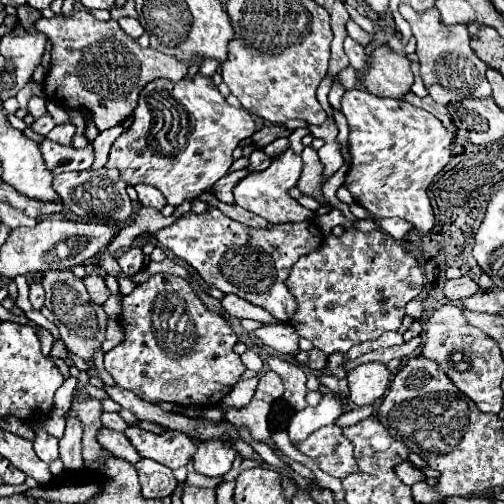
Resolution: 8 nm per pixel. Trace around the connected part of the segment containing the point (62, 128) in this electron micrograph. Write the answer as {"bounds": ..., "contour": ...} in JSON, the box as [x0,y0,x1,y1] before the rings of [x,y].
{"bounds":[46,122,76,146],"contour":[[[68,122],[68,124],[54,126],[54,128],[48,132],[48,136],[46,136],[46,138],[50,138],[50,140],[52,140],[52,142],[56,142],[56,144],[66,144],[66,146],[70,146],[74,132],[76,132],[76,126]]]}

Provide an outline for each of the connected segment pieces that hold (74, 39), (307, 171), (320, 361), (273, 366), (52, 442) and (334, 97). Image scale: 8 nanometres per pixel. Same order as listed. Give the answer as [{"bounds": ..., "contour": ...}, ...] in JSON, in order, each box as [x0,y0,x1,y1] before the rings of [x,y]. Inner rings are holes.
[{"bounds":[36,8,188,130],"contour":[[[78,8],[72,16],[40,18],[36,30],[46,34],[52,42],[52,64],[42,86],[48,100],[64,110],[90,110],[98,130],[108,130],[132,116],[140,90],[154,78],[168,78],[172,82],[186,76],[188,66],[178,58],[168,58],[154,48],[140,48],[116,20],[100,22],[86,8]]]},{"bounds":[296,146,328,204],"contour":[[[306,146],[304,152],[302,152],[302,160],[304,160],[304,168],[302,168],[300,180],[296,184],[298,190],[306,196],[316,198],[322,204],[328,204],[328,200],[322,194],[322,182],[324,182],[322,170],[324,170],[324,166],[322,166],[316,150],[312,146]]]},{"bounds":[296,348,328,370],"contour":[[[312,348],[310,352],[298,352],[296,354],[296,360],[306,366],[306,368],[312,368],[312,370],[324,370],[328,366],[328,356],[324,356],[324,352]]]},{"bounds":[268,356,308,410],"contour":[[[270,356],[268,358],[268,366],[270,366],[270,370],[272,372],[276,372],[280,378],[282,378],[282,382],[284,382],[284,400],[288,402],[288,404],[292,404],[296,410],[302,410],[304,406],[308,406],[306,404],[306,392],[308,392],[308,388],[306,388],[306,374],[304,374],[304,370],[300,368],[300,366],[296,366],[296,364],[290,364],[290,362],[286,362],[286,360],[280,360],[280,358],[276,358],[276,356]]]},{"bounds":[32,424,58,462],"contour":[[[34,424],[34,432],[36,432],[36,436],[34,436],[32,444],[34,444],[36,456],[44,462],[56,460],[58,458],[58,440],[54,436],[50,436],[44,428],[36,426],[36,424]]]},{"bounds":[328,78,346,108],"contour":[[[335,78],[328,94],[328,101],[332,108],[341,108],[340,101],[345,92],[346,90],[344,89],[344,87],[341,85],[338,79]]]}]

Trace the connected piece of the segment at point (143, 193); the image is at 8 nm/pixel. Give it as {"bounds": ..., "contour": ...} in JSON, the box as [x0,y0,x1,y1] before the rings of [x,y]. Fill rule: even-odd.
{"bounds":[134,184,166,210],"contour":[[[138,184],[134,186],[136,192],[138,192],[138,198],[142,202],[142,206],[152,206],[152,208],[158,208],[162,210],[166,206],[166,198],[154,188],[154,186],[148,186],[148,184]]]}

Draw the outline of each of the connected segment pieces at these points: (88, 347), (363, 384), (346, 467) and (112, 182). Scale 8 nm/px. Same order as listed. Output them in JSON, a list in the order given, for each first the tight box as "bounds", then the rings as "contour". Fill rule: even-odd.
[{"bounds":[42,270,108,366],"contour":[[[48,270],[42,276],[42,286],[46,290],[44,306],[54,314],[54,324],[62,336],[62,342],[70,348],[72,354],[84,358],[92,366],[92,352],[102,344],[108,316],[102,306],[94,304],[88,298],[82,278],[74,276],[72,270]]]},{"bounds":[348,362,390,406],"contour":[[[370,362],[360,364],[356,370],[350,370],[348,374],[348,388],[350,388],[350,402],[356,406],[374,404],[378,398],[382,398],[390,384],[390,370],[382,362]]]},{"bounds":[295,426,360,478],"contour":[[[322,426],[320,430],[312,432],[304,442],[295,447],[318,462],[320,470],[334,478],[346,478],[348,474],[360,472],[356,458],[352,454],[352,442],[344,438],[340,426]]]},{"bounds":[54,170,132,222],"contour":[[[84,170],[84,172],[64,172],[54,178],[54,190],[62,198],[62,202],[80,218],[102,218],[126,222],[132,214],[132,202],[126,194],[126,182],[120,178],[118,170]]]}]

